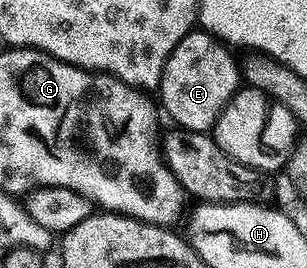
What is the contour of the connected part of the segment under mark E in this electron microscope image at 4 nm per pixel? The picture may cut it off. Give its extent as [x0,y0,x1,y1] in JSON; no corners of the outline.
[162,30,240,133]

